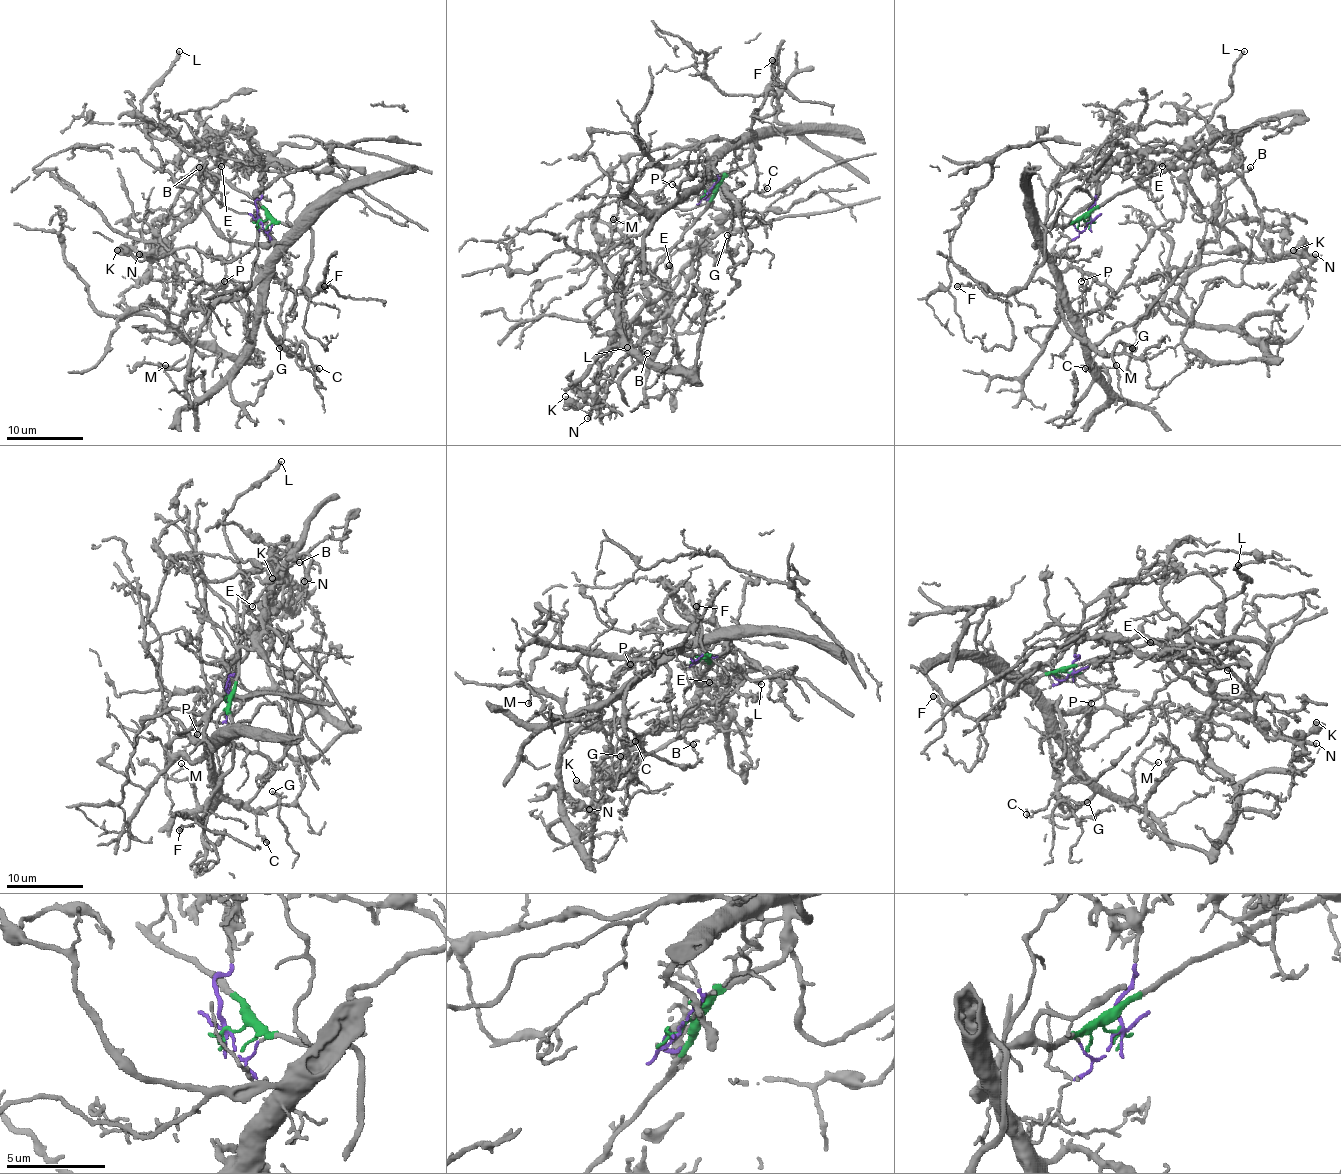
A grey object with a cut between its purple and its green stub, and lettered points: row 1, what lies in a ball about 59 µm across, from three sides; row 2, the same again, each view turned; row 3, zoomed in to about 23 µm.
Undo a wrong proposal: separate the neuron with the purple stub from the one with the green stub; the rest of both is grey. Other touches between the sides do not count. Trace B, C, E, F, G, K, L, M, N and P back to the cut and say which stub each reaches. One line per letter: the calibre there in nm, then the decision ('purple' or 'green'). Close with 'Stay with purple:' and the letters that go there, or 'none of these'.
B: 200 nm | purple
C: 160 nm | green
E: 100 nm | purple
F: 180 nm | green
G: 180 nm | green
K: 550 nm | purple
L: 260 nm | green
M: 180 nm | green
N: 280 nm | purple
P: 150 nm | green
Stay with purple: B, E, K, N

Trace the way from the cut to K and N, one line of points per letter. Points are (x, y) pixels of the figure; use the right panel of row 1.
K: (1090, 220), (1099, 168), (1171, 151), (1188, 162), (1188, 191), (1208, 219), (1254, 255), (1300, 253), (1293, 249)
N: (1090, 220), (1099, 168), (1128, 155), (1171, 151), (1188, 162), (1186, 186), (1198, 209), (1254, 255), (1316, 253)

